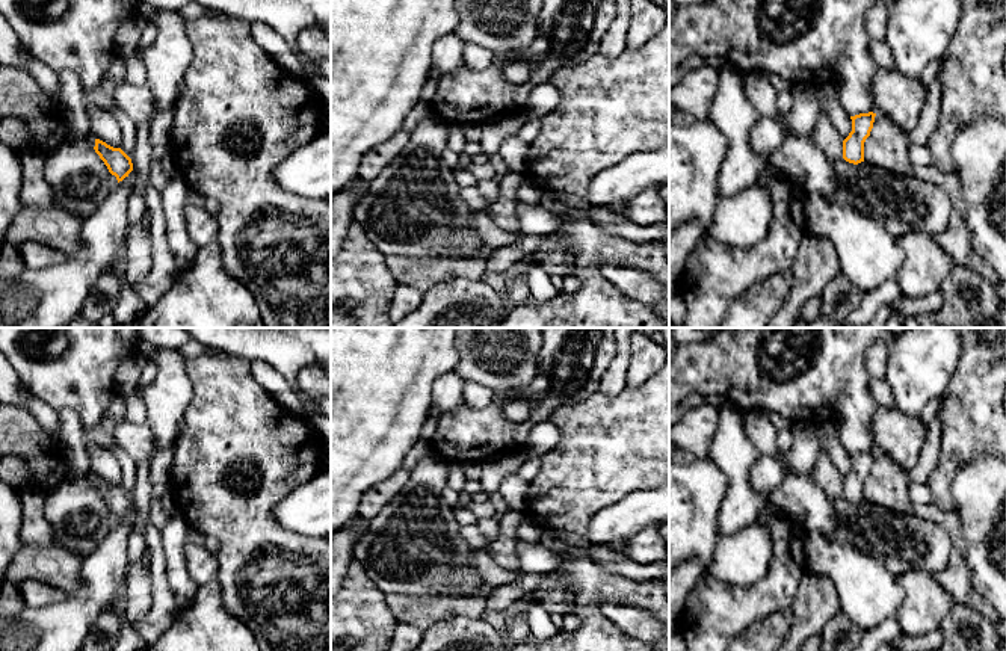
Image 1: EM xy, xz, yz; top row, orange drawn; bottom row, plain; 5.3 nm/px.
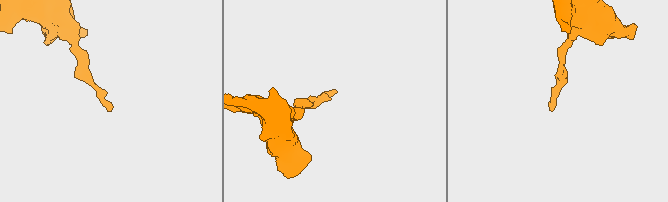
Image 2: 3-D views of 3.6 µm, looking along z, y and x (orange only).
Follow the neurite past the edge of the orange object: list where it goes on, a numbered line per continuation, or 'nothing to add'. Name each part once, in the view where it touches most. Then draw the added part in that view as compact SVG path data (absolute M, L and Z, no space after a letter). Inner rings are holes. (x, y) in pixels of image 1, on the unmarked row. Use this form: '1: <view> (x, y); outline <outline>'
nothing to add

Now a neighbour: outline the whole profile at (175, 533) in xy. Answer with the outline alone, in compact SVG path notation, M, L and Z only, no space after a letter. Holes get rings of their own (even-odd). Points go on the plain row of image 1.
M175 514L169 517L162 530L168 583L178 609L187 607L198 591L198 585L187 572L184 559L184 547L189 542L190 529L190 524L183 518L183 515Z

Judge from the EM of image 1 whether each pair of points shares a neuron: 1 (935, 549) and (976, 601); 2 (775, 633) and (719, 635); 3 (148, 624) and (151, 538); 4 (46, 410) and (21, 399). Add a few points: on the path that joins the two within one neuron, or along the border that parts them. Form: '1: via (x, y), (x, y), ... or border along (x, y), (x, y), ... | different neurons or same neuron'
1: border along (944, 527), (950, 556), (935, 576) | different neurons
2: border along (771, 615), (756, 621), (739, 635) | different neurons
3: via (160, 603), (157, 559) | same neuron
4: via (40, 408), (27, 402) | same neuron

